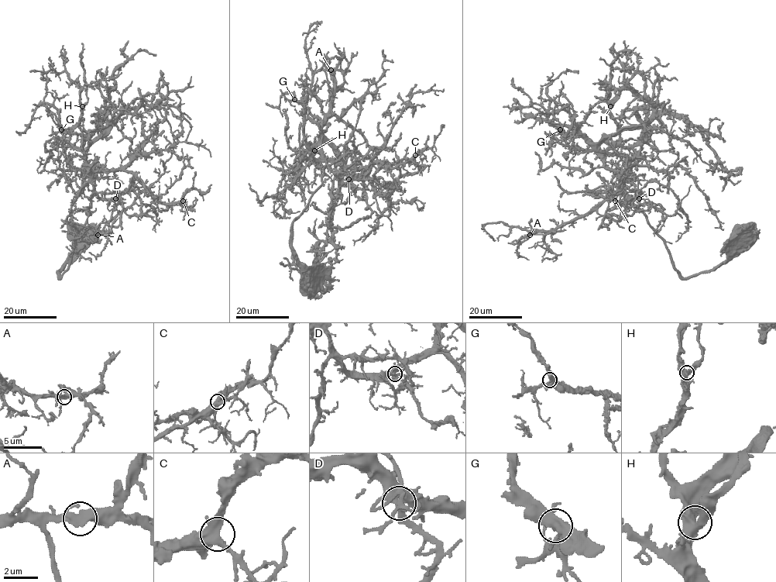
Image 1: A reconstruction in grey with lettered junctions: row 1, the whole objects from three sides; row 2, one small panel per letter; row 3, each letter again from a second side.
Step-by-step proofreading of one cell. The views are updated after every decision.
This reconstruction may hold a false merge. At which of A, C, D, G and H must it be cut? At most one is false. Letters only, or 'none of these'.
none of these

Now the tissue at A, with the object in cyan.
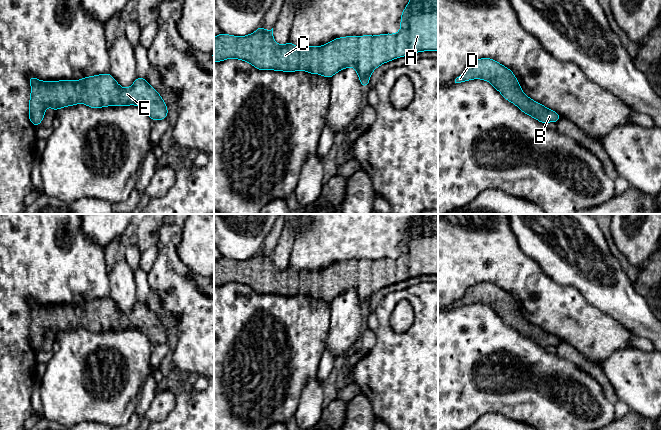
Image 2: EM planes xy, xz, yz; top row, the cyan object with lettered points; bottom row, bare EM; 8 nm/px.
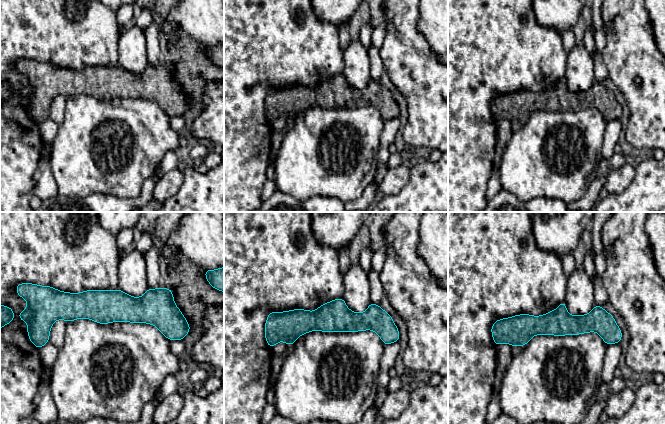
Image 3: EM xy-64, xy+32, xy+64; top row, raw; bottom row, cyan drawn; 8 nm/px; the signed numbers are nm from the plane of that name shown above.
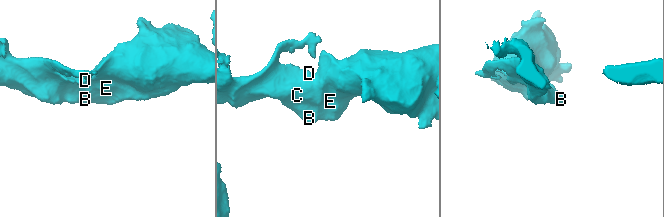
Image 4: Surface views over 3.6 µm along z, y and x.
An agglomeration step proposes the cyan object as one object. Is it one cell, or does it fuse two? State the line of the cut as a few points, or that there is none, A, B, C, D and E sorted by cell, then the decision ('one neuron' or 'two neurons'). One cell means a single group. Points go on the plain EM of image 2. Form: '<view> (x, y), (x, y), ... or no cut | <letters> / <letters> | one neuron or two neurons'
no cut | A B C D E | one neuron

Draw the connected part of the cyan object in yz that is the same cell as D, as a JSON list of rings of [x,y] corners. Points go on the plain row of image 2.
[[[481,282],[469,287],[463,298],[455,303],[455,307],[472,303],[482,303],[490,306],[506,324],[543,348],[548,346],[557,347],[561,342],[557,336],[546,332],[525,319],[513,296],[491,282]]]

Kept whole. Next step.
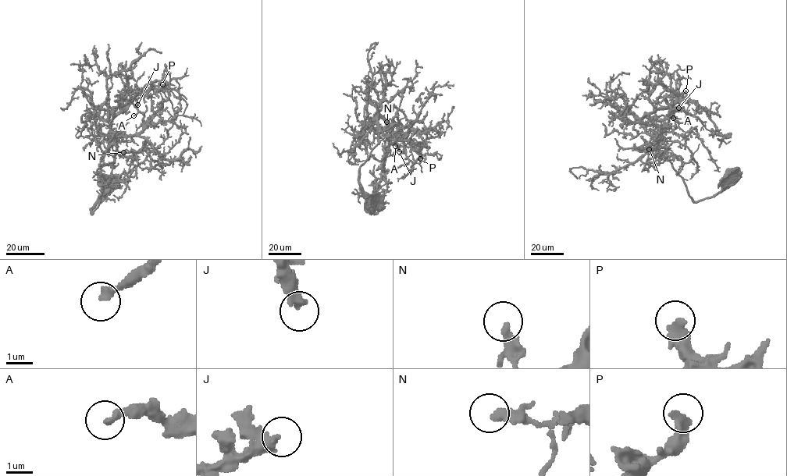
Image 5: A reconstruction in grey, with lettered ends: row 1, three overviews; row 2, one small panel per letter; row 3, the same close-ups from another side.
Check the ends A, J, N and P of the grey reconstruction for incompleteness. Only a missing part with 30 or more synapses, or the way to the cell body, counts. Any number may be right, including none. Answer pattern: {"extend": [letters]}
{"extend": ["J"]}

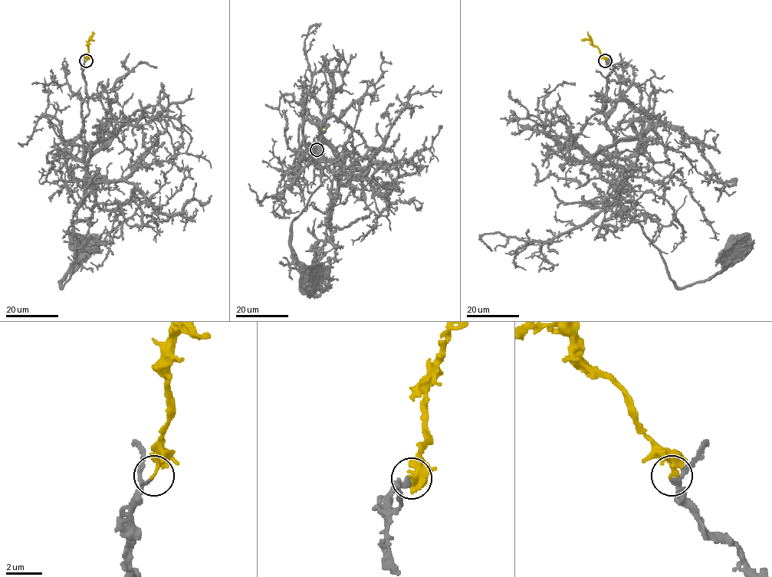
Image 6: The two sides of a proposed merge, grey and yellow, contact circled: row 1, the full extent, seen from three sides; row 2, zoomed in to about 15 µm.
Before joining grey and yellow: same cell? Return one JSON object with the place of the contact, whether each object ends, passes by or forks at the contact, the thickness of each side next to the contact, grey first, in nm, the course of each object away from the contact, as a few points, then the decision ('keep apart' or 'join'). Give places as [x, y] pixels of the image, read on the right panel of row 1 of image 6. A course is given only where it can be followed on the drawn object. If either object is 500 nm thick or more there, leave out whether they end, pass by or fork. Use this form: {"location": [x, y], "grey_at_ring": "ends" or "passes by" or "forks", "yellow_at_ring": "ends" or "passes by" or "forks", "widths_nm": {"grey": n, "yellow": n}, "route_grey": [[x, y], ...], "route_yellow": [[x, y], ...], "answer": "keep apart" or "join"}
{"location": [605, 60], "grey_at_ring": "passes by", "yellow_at_ring": "passes by", "widths_nm": {"grey": 190, "yellow": 190}, "route_grey": [[606, 61], [619, 96], [606, 119], [615, 151], [601, 175], [668, 277], [679, 287], [704, 282], [734, 250]], "route_yellow": [[606, 60], [592, 44], [587, 31]], "answer": "join"}

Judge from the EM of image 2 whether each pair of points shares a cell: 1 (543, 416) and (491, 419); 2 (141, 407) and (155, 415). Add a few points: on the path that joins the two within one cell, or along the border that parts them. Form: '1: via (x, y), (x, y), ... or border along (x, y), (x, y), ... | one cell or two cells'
1: border along (484, 413), (498, 413), (510, 419) | two cells
2: border along (156, 392), (144, 416) | two cells

